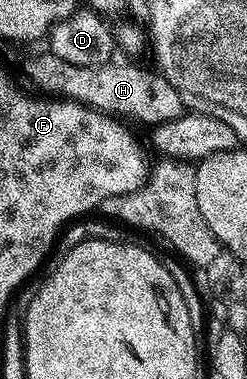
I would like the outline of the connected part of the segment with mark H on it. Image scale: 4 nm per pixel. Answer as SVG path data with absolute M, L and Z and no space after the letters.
M44 51L44 54L29 61L26 71L43 88L43 92L82 102L83 105L120 119L136 119L147 127L155 127L184 115L185 100L166 78L152 69L148 71L134 65L116 64L78 68L76 64L66 63L50 51Z

